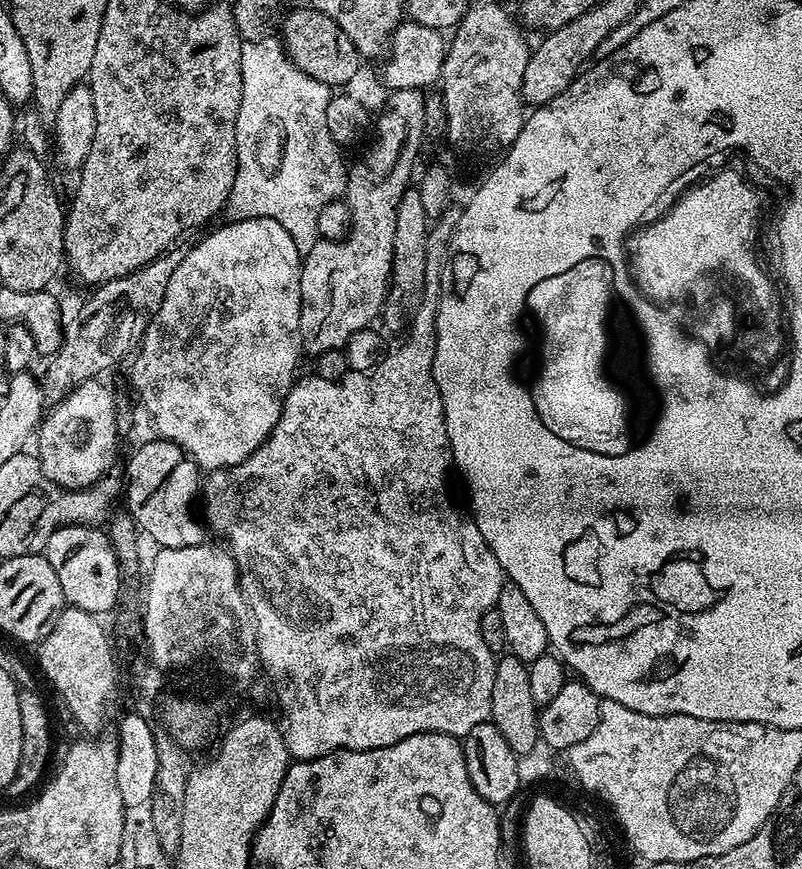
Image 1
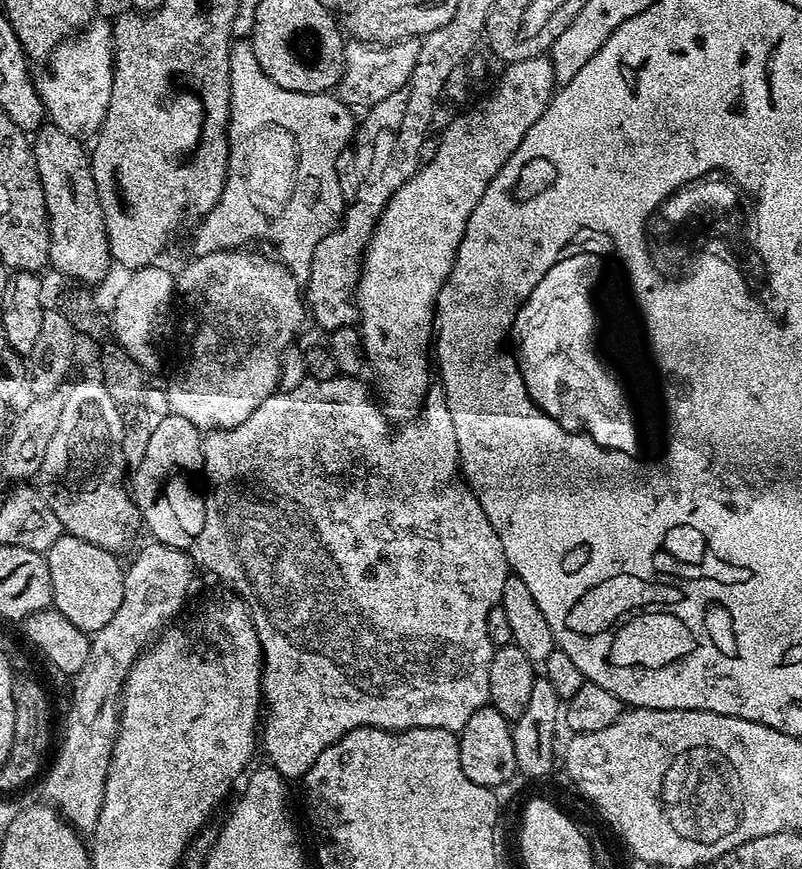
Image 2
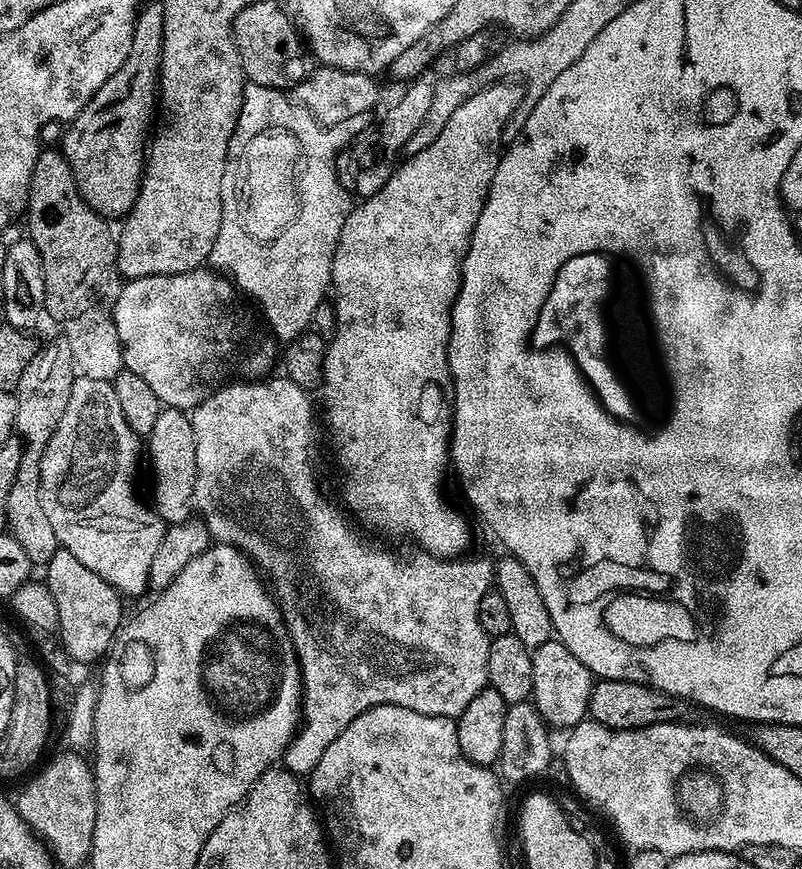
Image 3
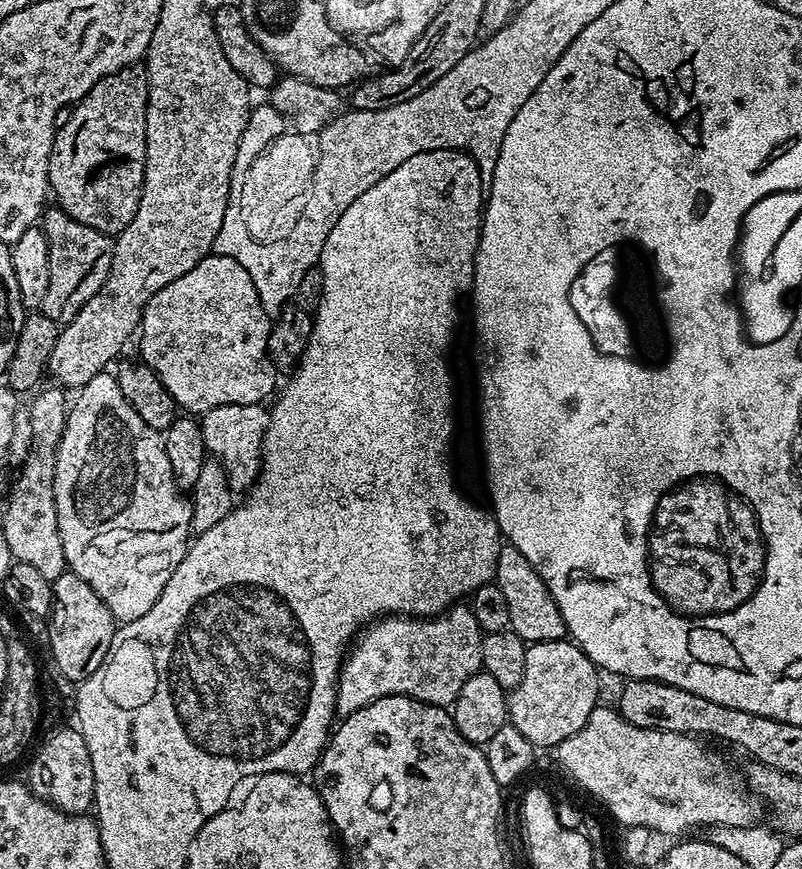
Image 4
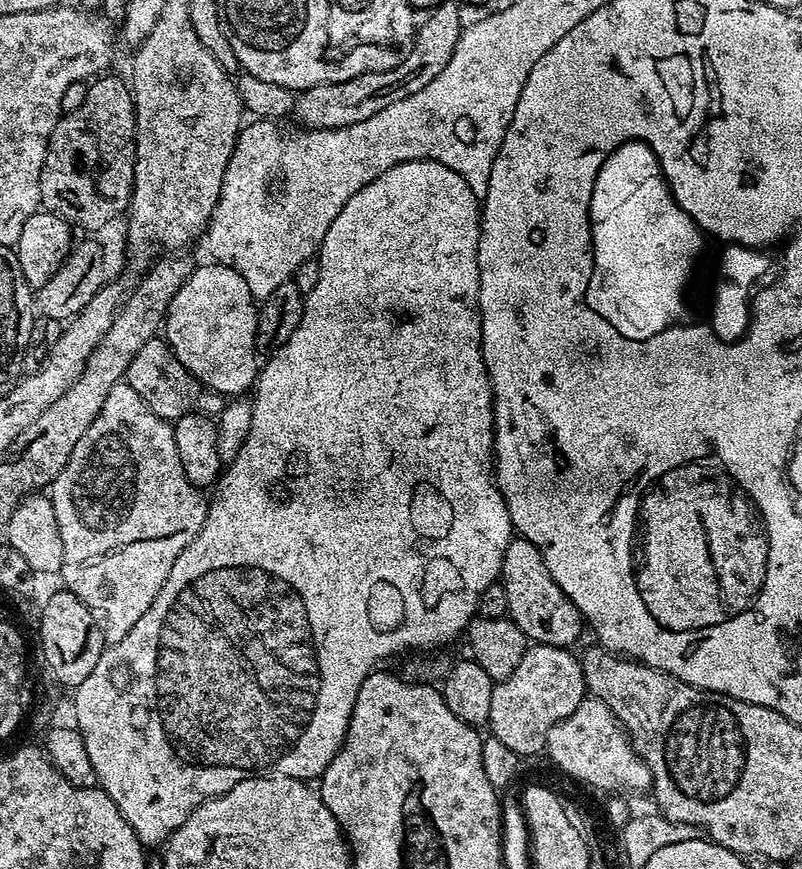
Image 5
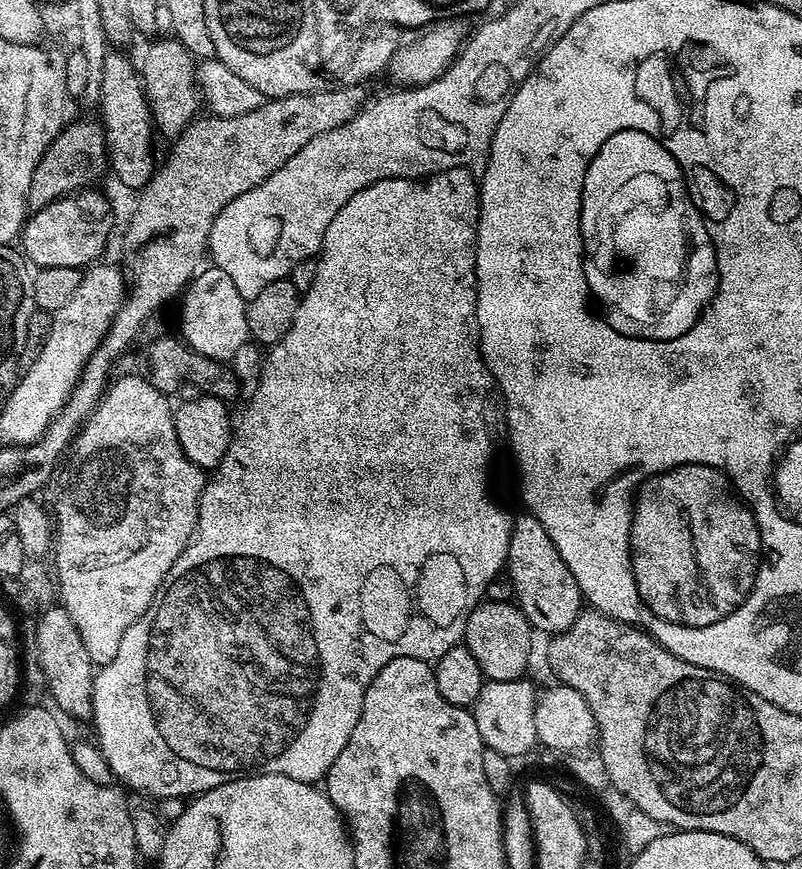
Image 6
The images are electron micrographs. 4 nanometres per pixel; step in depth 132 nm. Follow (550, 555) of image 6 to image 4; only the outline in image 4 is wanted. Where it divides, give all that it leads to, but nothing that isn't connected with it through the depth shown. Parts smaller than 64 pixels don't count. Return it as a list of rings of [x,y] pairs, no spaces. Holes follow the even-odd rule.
[[[505,543],[498,554],[494,583],[502,590],[506,598],[506,607],[510,609],[510,628],[523,638],[525,642],[537,644],[538,642],[550,642],[551,640],[563,640],[566,636],[564,619],[542,578],[518,554],[513,544]]]

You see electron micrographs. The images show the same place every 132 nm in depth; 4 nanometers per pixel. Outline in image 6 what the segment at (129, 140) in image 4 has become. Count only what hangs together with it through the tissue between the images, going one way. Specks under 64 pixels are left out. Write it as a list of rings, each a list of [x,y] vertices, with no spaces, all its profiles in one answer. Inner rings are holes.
[[[99,119],[65,123],[54,142],[50,142],[50,146],[42,154],[34,170],[34,178],[30,178],[30,191],[27,195],[29,211],[37,212],[60,196],[83,192],[99,185],[96,183],[103,178],[104,172],[106,176],[108,171],[108,147]]]

